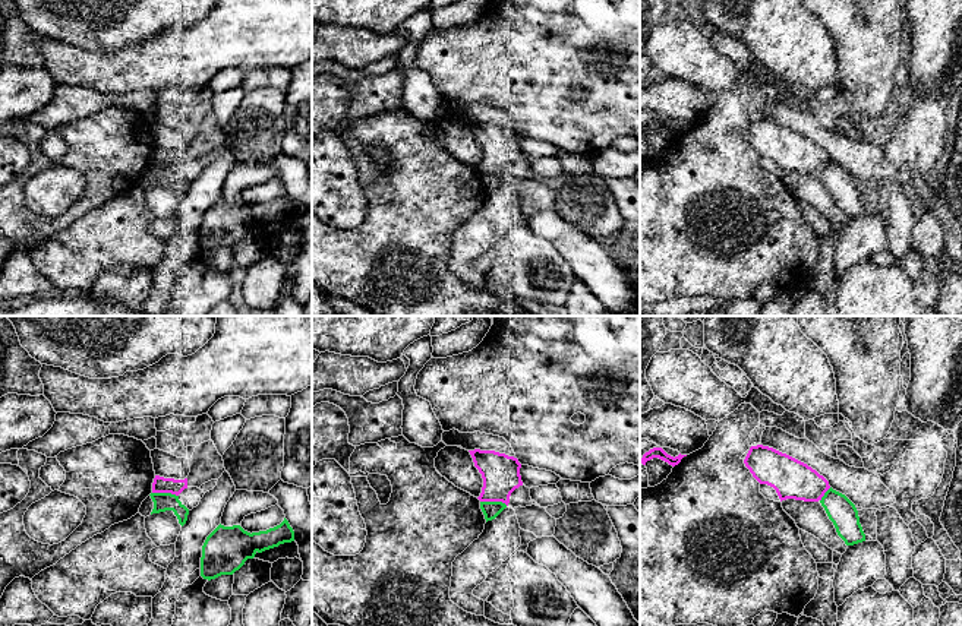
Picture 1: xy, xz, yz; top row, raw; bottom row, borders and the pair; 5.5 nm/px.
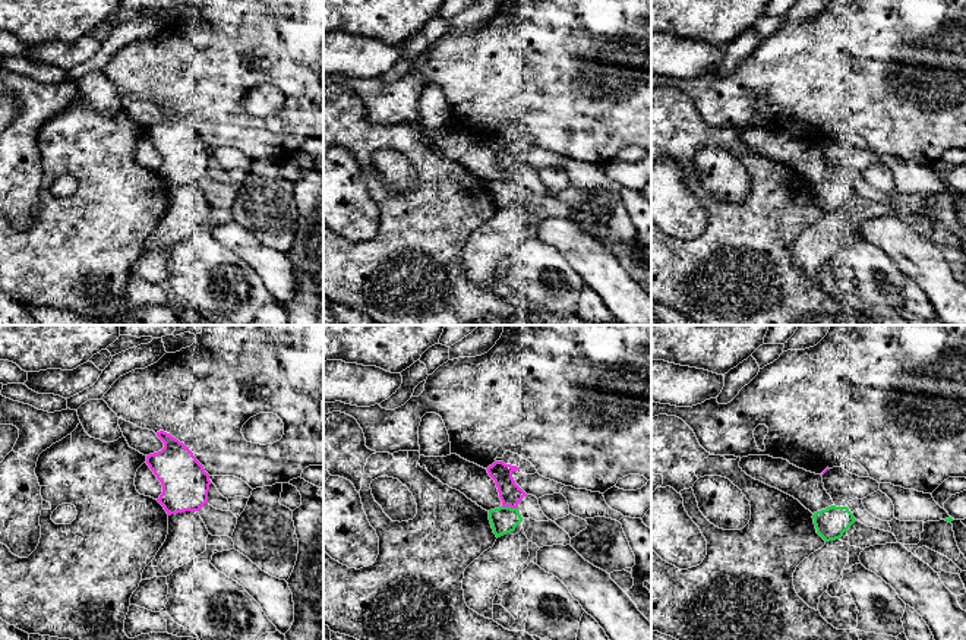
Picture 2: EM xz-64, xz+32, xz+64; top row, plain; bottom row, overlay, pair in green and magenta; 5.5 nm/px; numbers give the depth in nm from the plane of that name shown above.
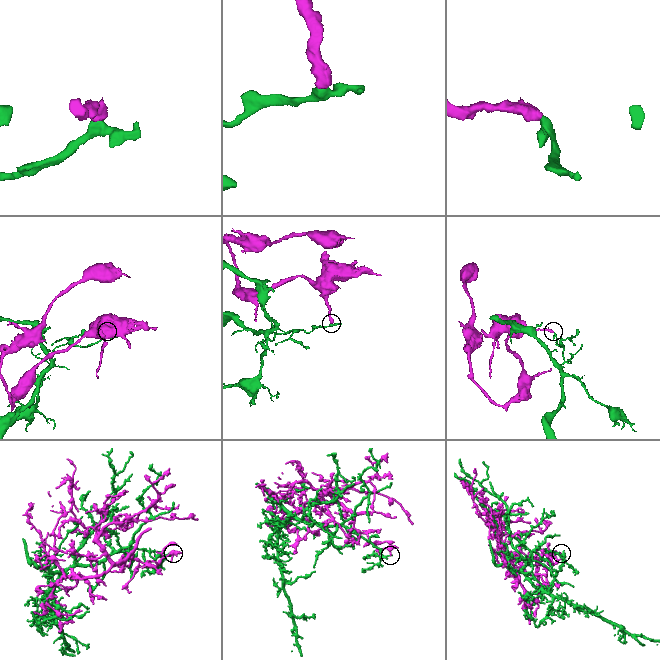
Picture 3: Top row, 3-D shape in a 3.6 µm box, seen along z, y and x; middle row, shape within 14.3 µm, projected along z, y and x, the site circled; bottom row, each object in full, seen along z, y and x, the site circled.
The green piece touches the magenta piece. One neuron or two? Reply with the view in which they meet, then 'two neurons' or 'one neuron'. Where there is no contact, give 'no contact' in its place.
xz | two neurons

